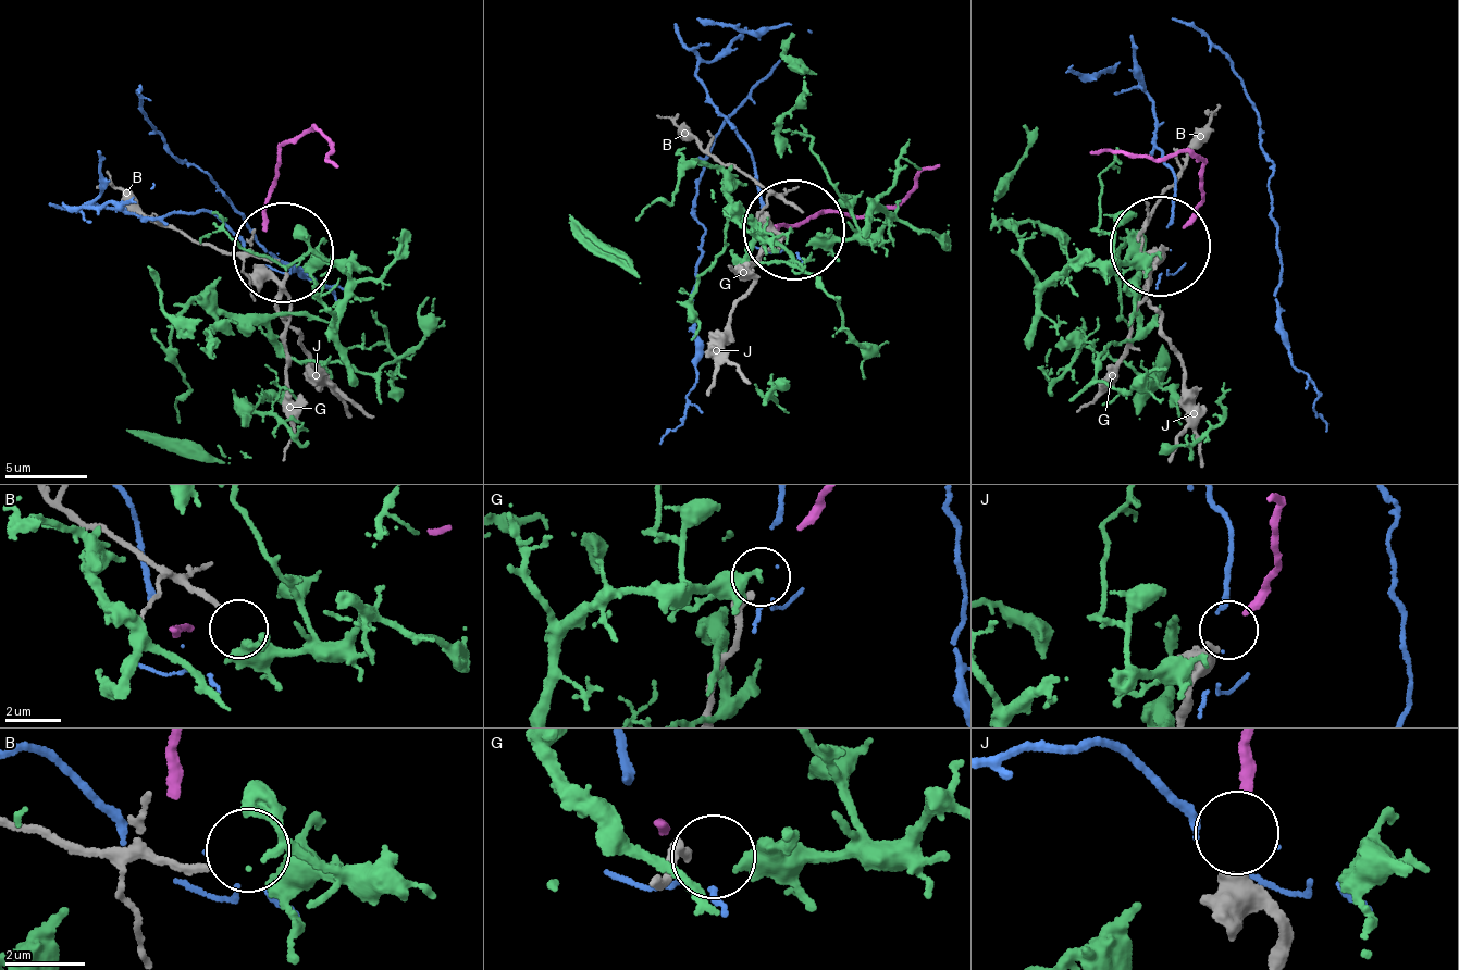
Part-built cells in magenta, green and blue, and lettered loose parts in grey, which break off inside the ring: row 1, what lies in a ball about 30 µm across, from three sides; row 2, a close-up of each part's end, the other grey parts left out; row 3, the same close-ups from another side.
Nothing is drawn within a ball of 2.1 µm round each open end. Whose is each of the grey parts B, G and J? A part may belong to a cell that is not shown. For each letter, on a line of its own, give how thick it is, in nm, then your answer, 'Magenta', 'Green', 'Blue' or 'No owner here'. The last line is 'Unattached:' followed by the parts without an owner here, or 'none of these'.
B: Thickness 180 nm. Green
G: Thickness 240 nm. No owner here
J: Thickness 500 nm. Magenta
Unattached: G

